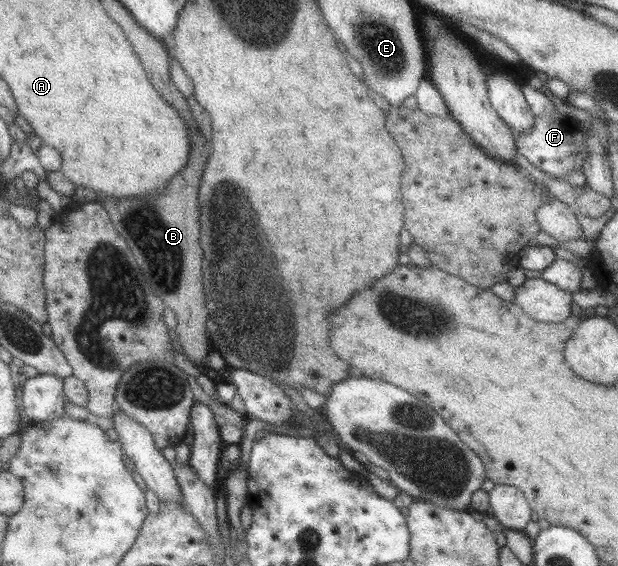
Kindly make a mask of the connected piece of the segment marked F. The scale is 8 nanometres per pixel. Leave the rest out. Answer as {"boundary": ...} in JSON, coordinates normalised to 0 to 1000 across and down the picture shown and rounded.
{"boundary":[[[853,148],[843,152],[850,178],[862,201],[862,221],[853,235],[830,231],[835,267],[853,286],[869,299],[906,318],[916,318],[922,302],[940,299],[945,270],[948,270],[947,237],[950,221],[943,214],[913,205],[901,196],[893,180],[892,168],[882,168],[866,154]]]}

